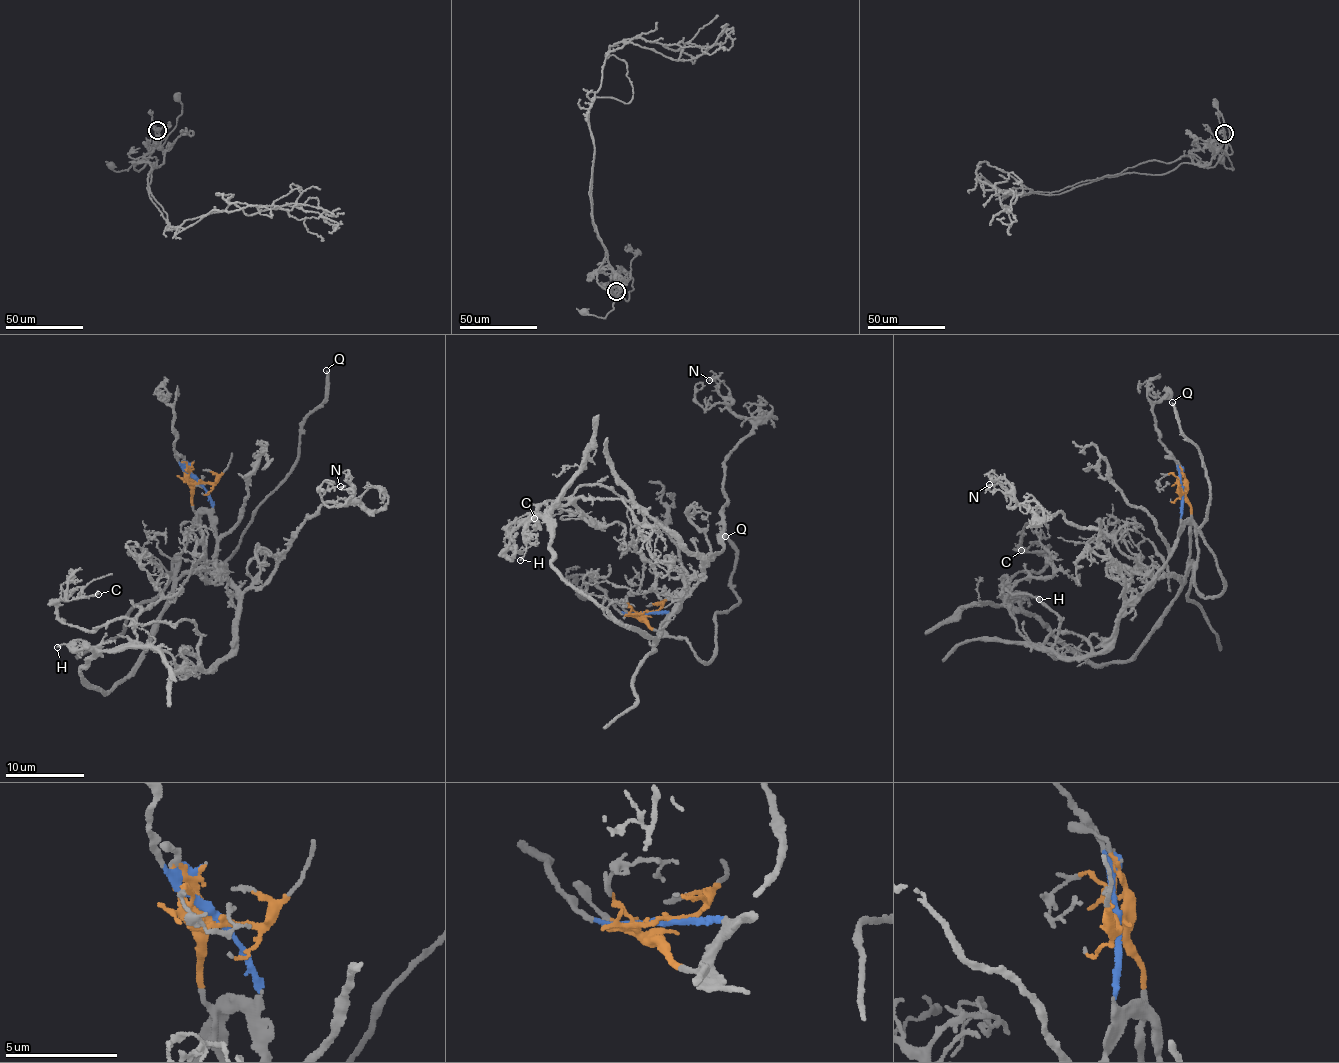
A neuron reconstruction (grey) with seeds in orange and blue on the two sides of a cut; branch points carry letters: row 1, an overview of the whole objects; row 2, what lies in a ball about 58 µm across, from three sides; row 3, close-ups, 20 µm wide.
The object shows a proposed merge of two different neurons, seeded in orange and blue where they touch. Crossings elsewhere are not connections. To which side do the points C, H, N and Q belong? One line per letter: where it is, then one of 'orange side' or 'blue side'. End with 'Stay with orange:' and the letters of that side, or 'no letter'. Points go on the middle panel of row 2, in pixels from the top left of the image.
C: (534, 518) | blue side
H: (520, 560) | orange side
N: (709, 380) | blue side
Q: (725, 536) | blue side
Stay with orange: H

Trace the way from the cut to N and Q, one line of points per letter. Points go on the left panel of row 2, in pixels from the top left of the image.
N: (199, 483), (220, 568), (243, 594), (271, 573), (317, 508), (361, 505), (347, 498), (355, 489), (340, 486)
Q: (199, 483), (211, 504), (201, 515), (206, 581), (290, 471), (301, 420), (324, 397), (327, 370)

